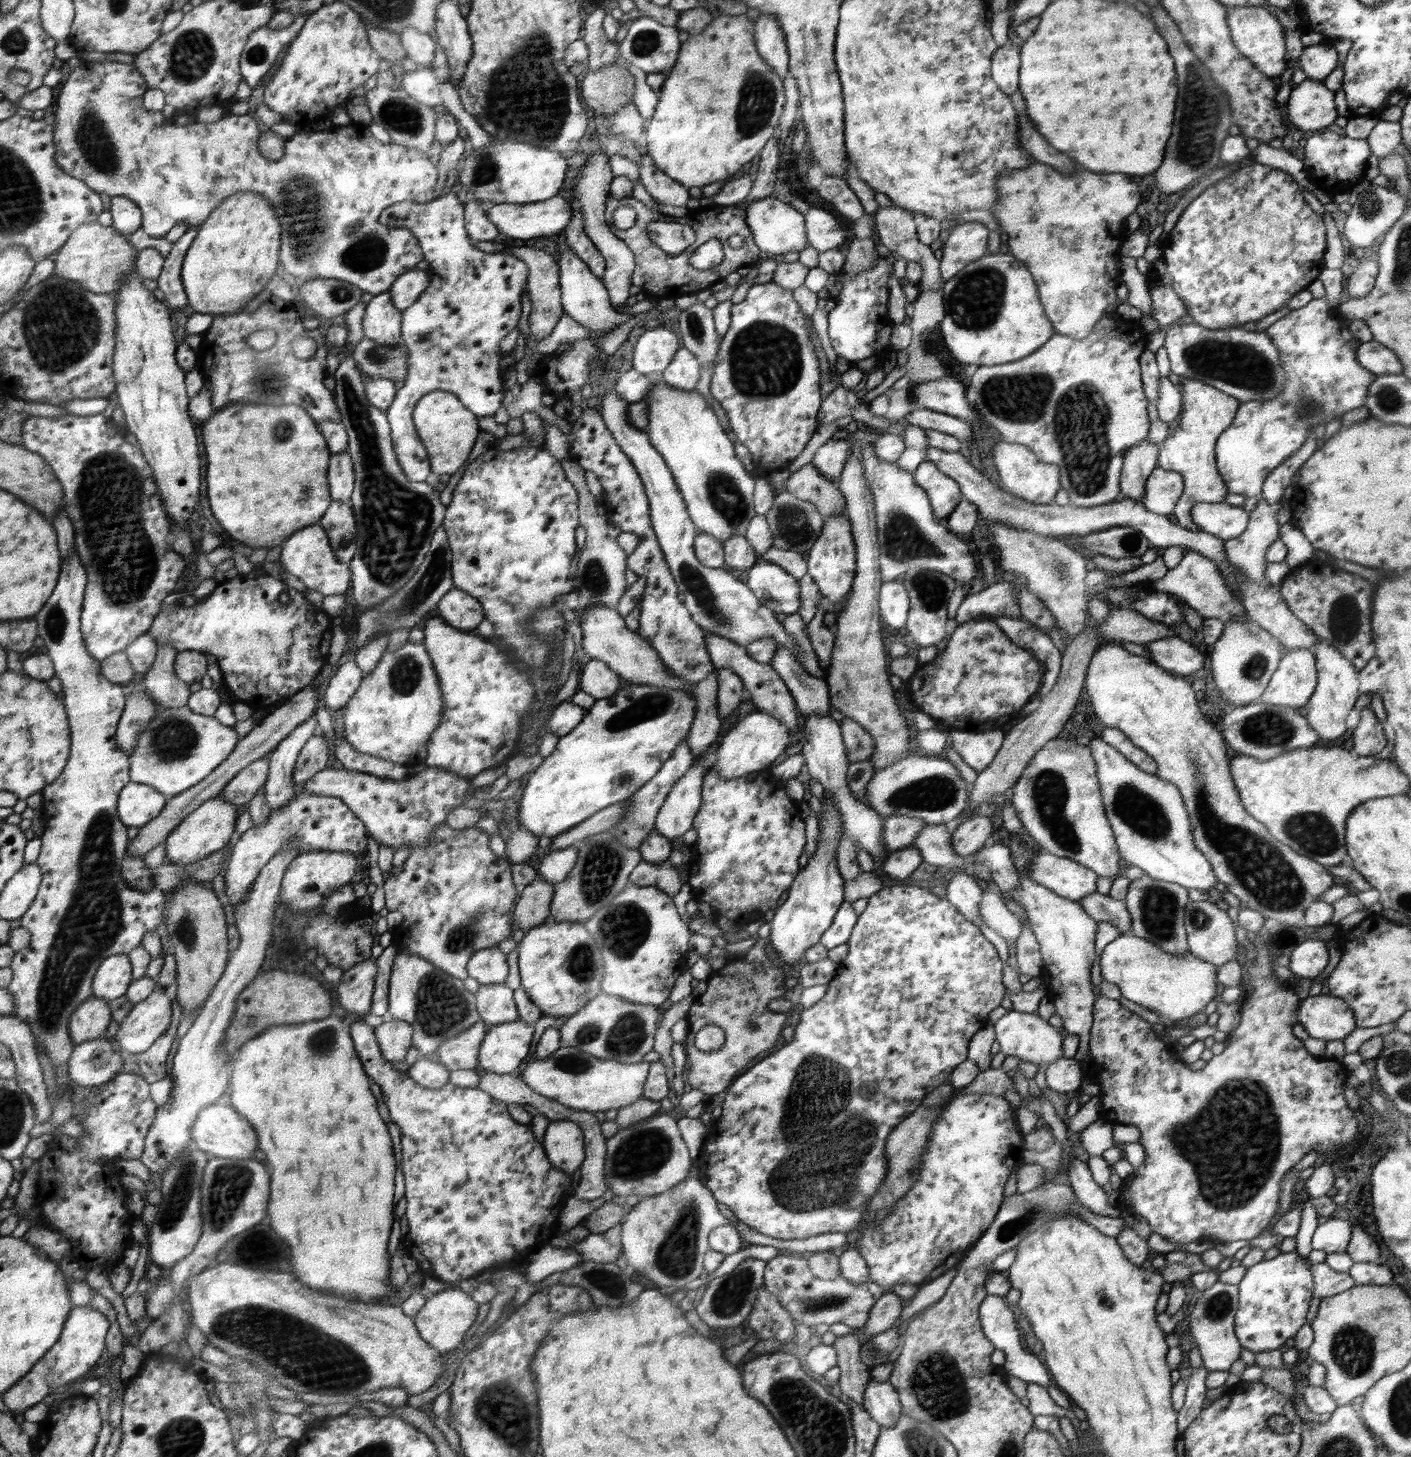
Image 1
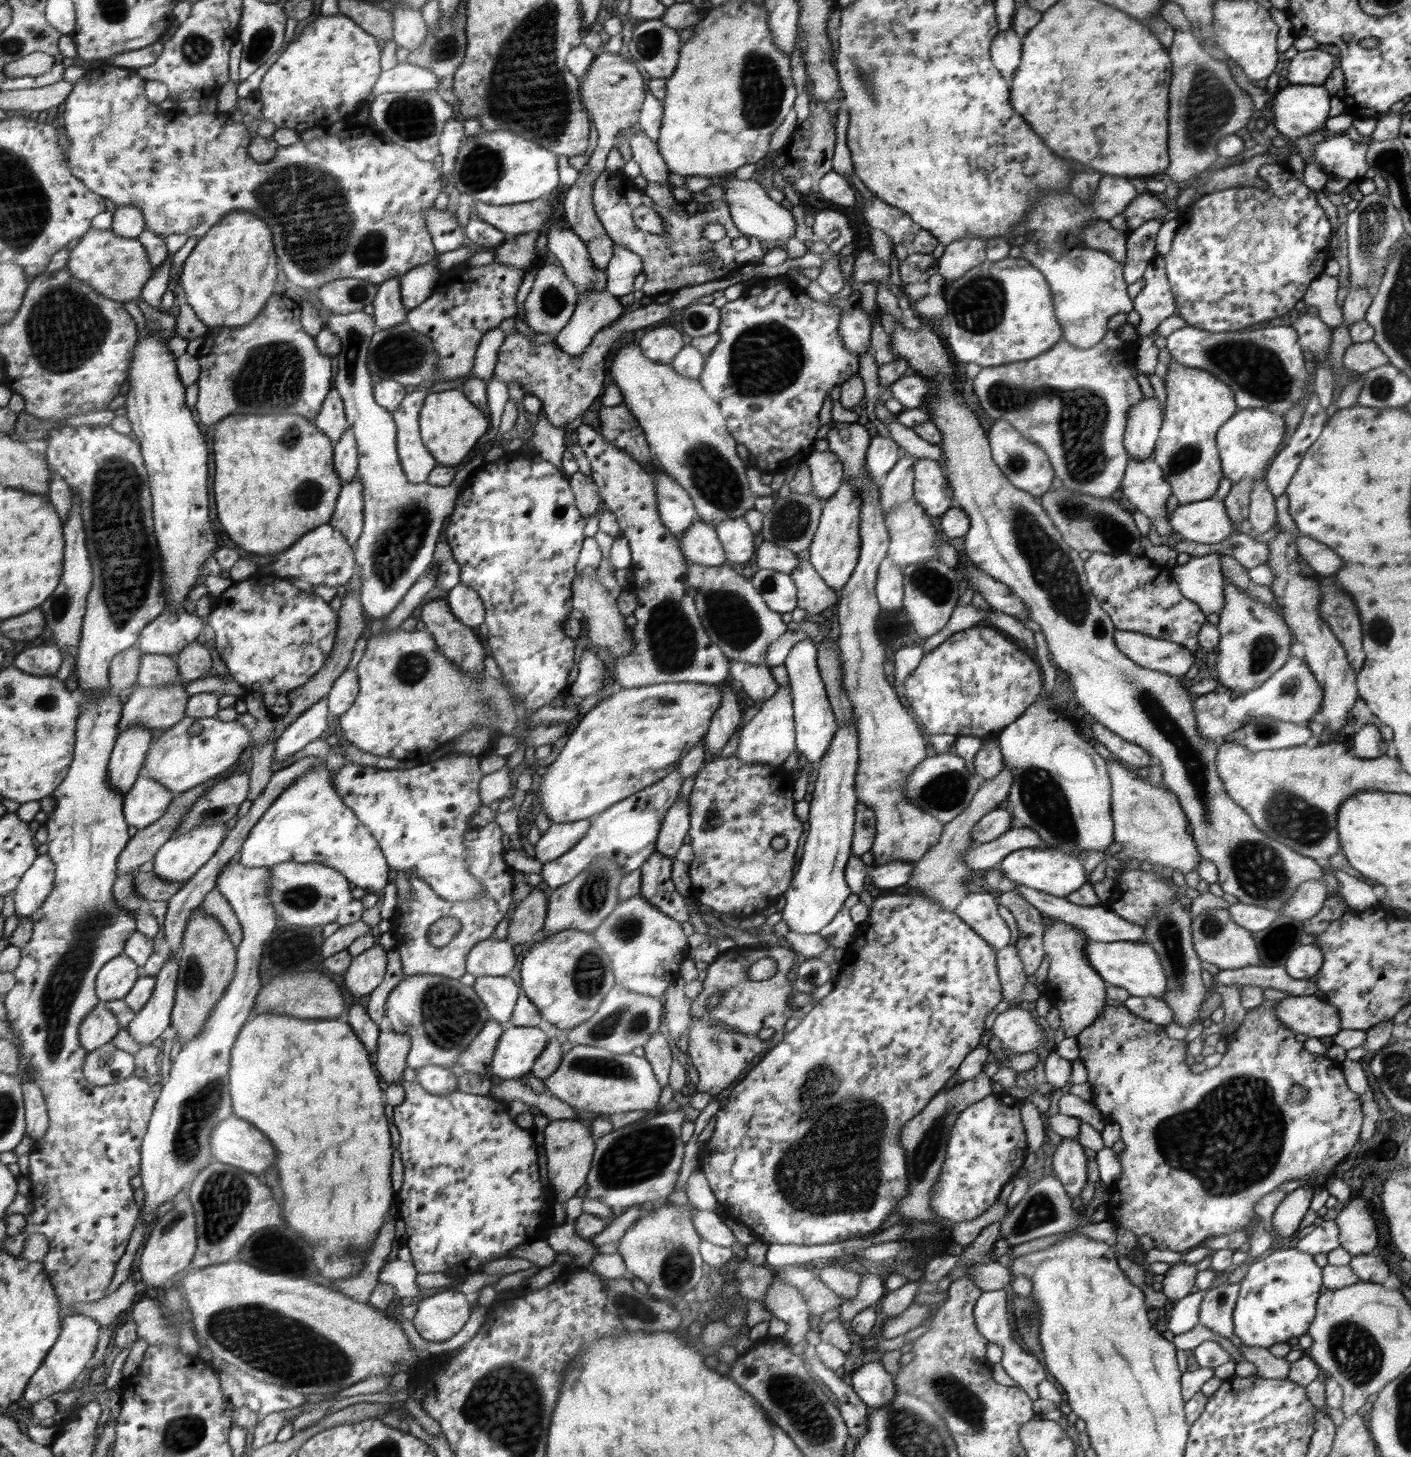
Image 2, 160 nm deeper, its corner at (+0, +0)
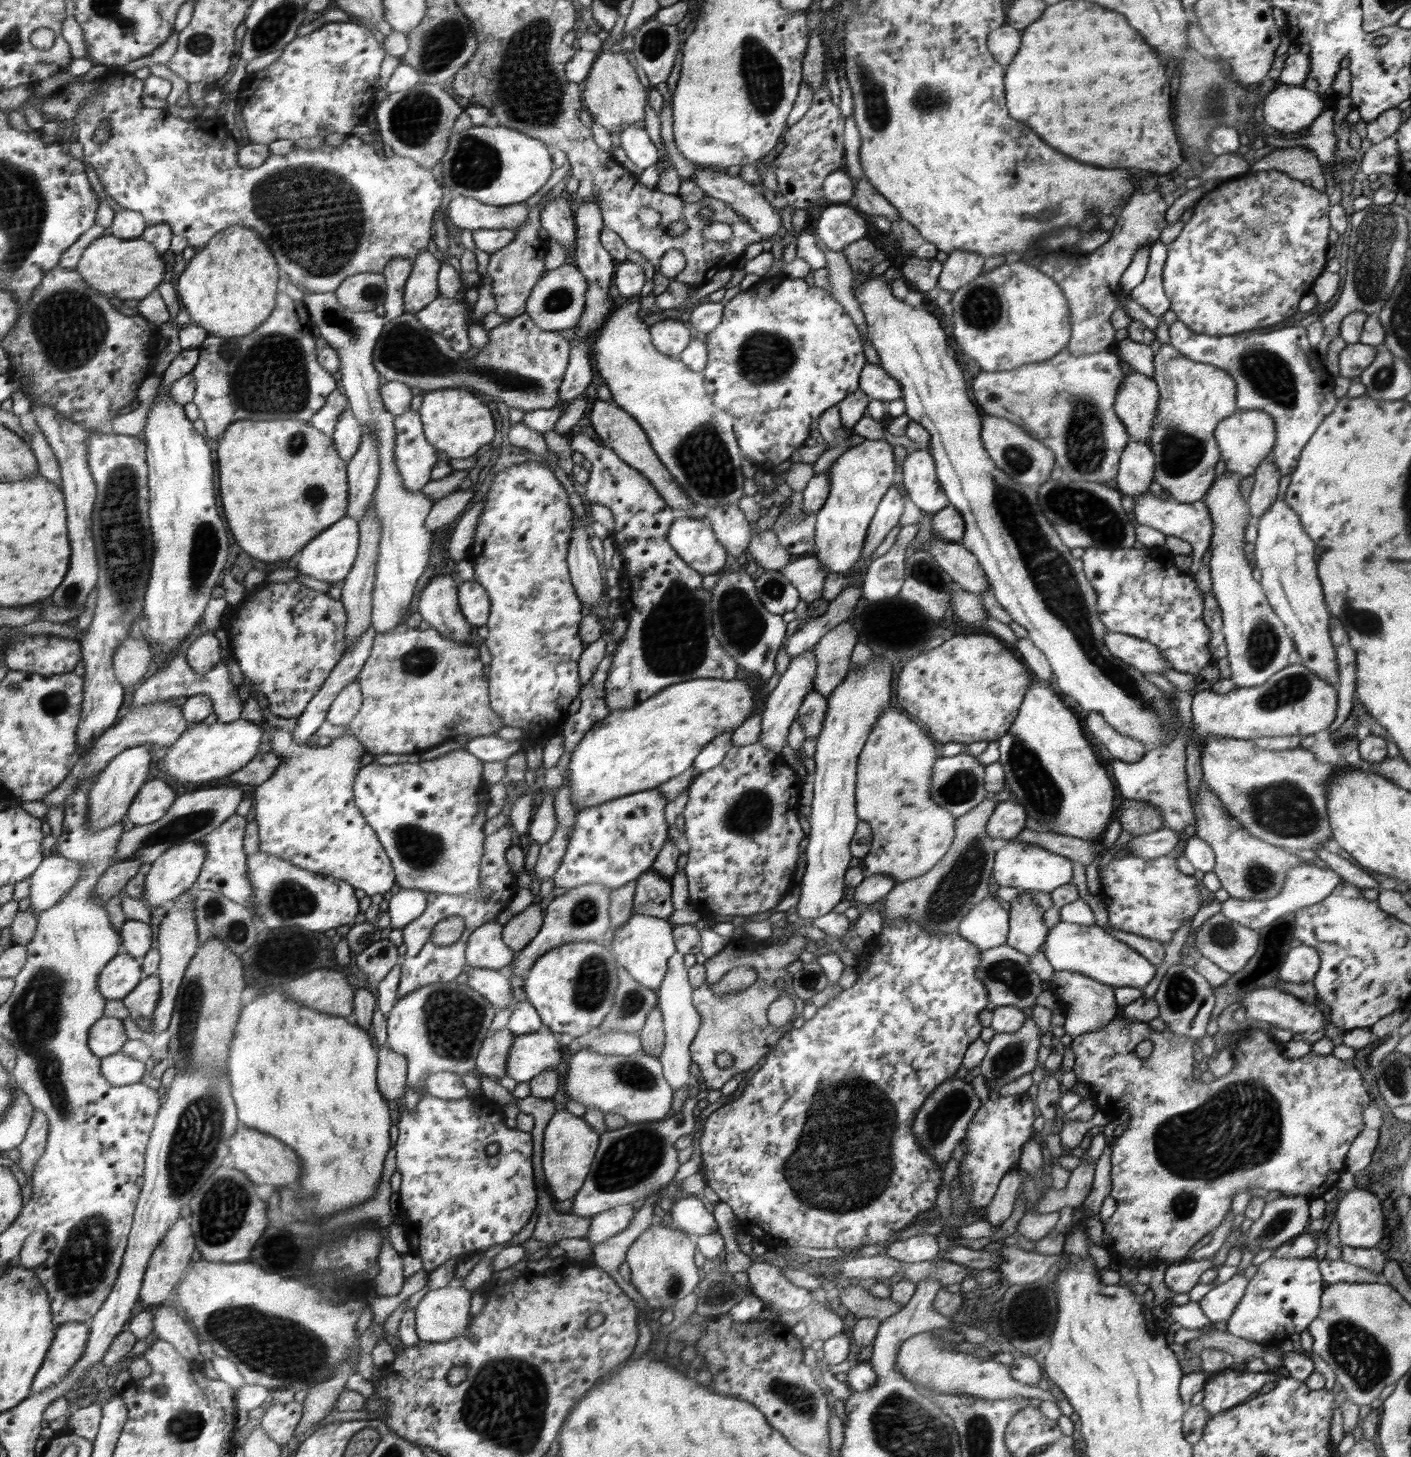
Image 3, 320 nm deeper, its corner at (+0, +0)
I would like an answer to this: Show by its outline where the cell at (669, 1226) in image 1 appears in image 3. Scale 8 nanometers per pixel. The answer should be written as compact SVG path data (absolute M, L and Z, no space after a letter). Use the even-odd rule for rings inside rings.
M657 1220L630 1246L625 1256L630 1268L630 1283L644 1296L652 1311L657 1308L672 1310L680 1298L688 1296L696 1288L700 1276L694 1264L694 1254L696 1244L690 1242L684 1230L672 1225L664 1227L661 1221Z

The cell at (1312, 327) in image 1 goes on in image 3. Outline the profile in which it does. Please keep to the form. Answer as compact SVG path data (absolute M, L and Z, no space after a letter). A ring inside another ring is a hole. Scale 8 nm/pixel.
M1237 410L1218 423L1215 439L1227 470L1244 478L1253 474L1260 463L1272 455L1276 440L1275 422L1270 414L1262 410Z

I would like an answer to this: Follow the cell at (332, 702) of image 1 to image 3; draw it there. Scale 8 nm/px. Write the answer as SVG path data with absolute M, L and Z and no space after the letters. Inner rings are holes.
M355 680L351 685L346 686L342 693L335 698L334 704L327 712L327 720L330 724L345 727L356 716L356 713L362 708L363 693L360 685Z

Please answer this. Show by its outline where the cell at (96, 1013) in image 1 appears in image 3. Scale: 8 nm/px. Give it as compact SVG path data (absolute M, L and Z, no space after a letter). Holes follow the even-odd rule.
M104 1016L92 1029L90 1043L92 1051L102 1058L119 1053L128 1040L123 1020Z

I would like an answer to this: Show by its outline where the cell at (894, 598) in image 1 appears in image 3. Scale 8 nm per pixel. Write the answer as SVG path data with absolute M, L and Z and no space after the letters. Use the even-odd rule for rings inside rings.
M918 524L902 526L894 545L884 556L868 566L861 588L861 597L868 601L884 601L898 596L903 586L905 561L910 542L918 535Z

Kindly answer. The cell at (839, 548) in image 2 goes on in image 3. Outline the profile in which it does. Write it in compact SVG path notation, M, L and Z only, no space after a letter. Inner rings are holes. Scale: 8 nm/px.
M885 439L868 440L846 450L827 471L828 498L815 514L813 556L828 573L845 576L863 557L867 533L883 496L892 487L894 452Z

